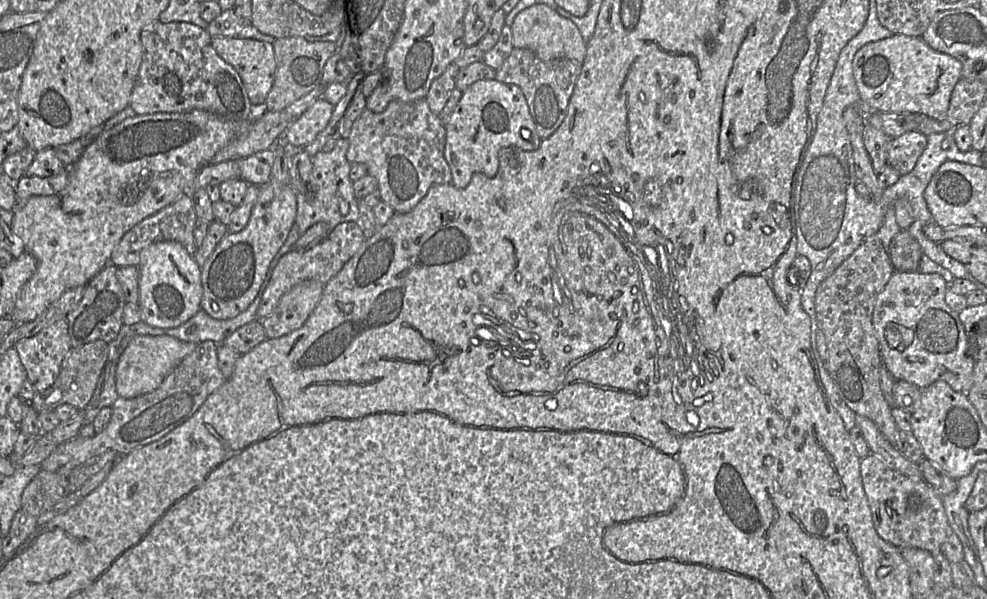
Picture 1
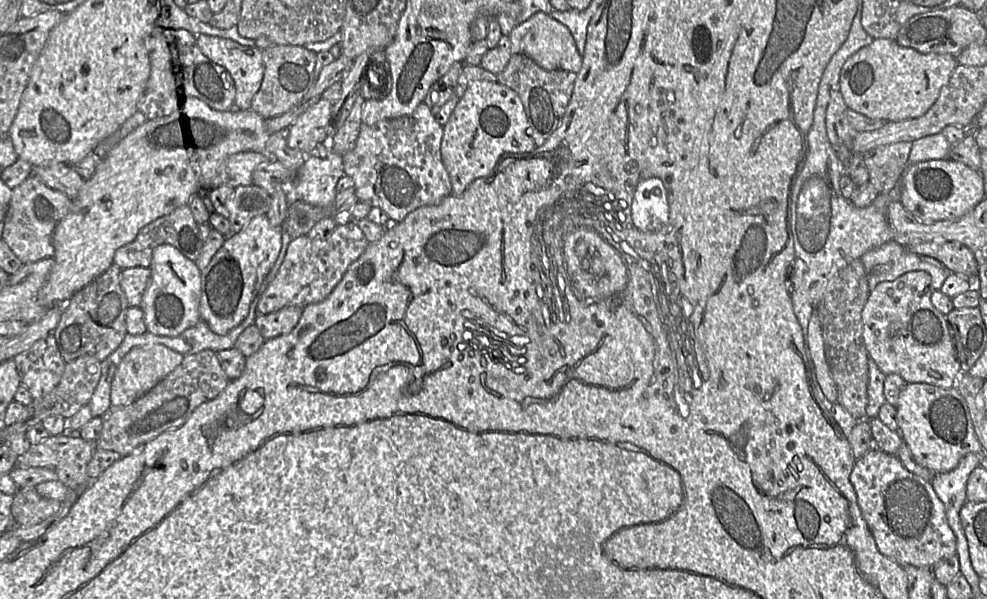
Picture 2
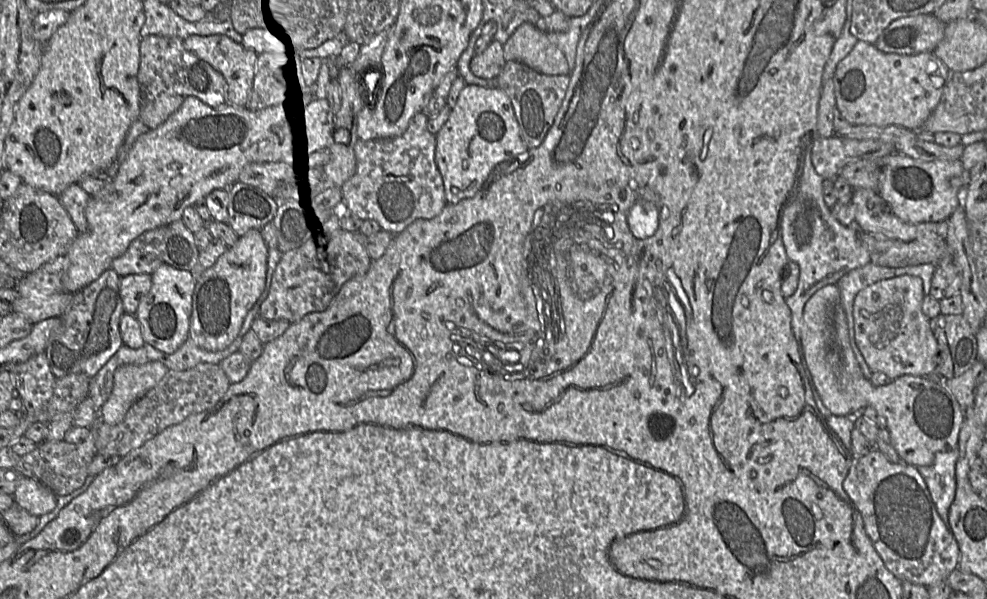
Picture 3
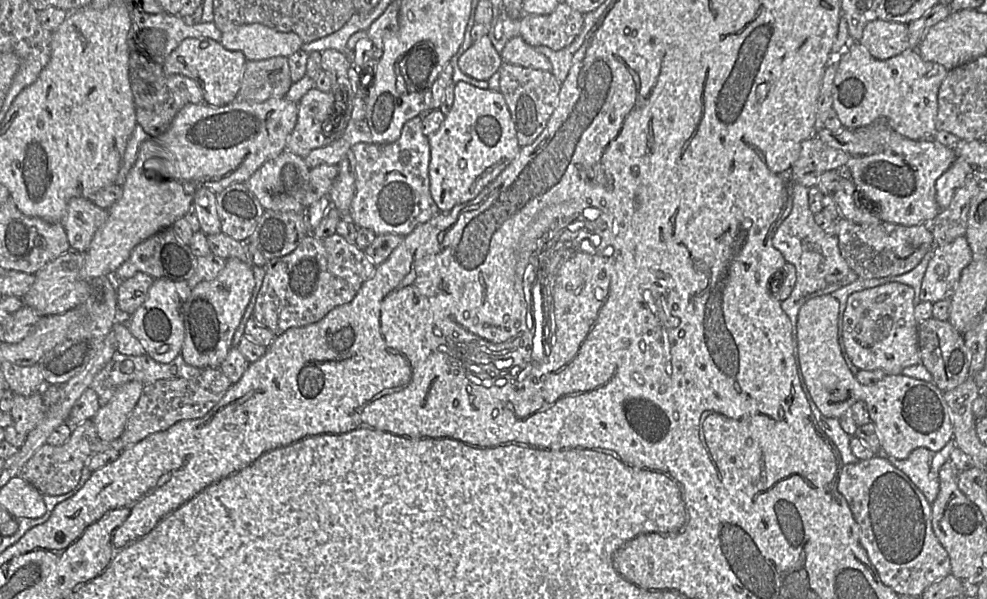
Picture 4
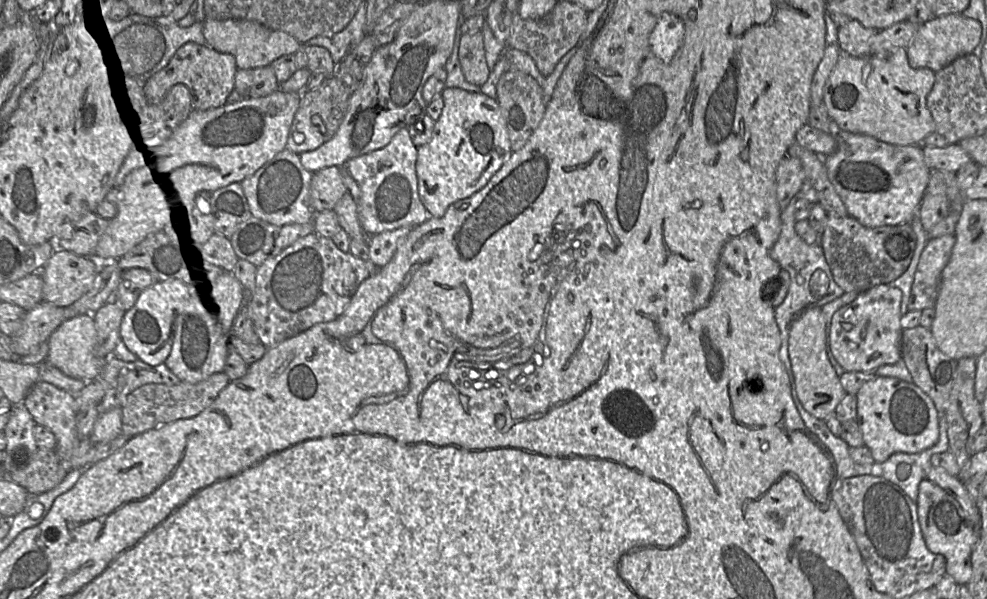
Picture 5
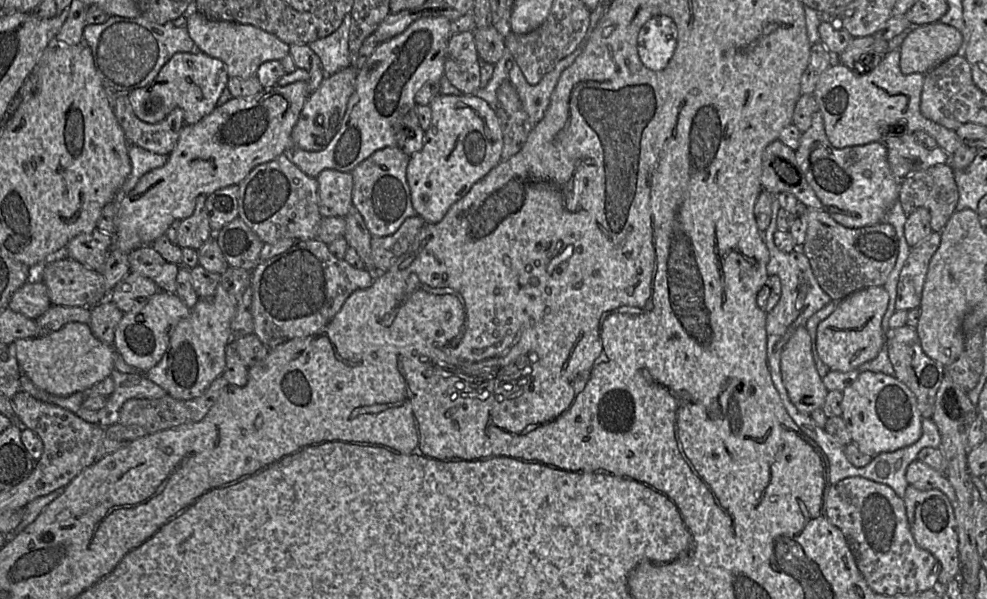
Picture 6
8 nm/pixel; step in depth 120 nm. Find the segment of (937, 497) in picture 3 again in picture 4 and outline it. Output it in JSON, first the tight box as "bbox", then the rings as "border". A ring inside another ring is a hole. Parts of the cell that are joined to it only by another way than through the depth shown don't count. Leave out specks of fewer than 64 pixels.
{"bbox":[890,440,956,503],"border":[[[950,440],[941,450],[935,452],[921,447],[913,450],[907,459],[890,460],[895,467],[903,471],[910,480],[921,490],[927,500],[932,503],[939,493],[939,472],[949,459],[951,451],[956,448],[954,440]]]}

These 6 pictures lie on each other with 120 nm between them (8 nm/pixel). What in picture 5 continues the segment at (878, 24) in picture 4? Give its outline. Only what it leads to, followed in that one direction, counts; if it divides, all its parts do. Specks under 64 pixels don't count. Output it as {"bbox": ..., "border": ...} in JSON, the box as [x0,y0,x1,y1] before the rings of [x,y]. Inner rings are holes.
{"bbox":[837,20,881,57],"border":[[[856,20],[838,27],[837,44],[842,52],[855,57],[870,57],[873,37],[881,30],[862,26]]]}

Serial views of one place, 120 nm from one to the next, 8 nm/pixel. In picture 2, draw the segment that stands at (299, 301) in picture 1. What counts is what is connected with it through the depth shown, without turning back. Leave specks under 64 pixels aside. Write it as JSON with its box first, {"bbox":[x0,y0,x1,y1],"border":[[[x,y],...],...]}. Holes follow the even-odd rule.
{"bbox":[254,306,303,340],"border":[[[287,306],[275,312],[257,315],[254,325],[265,340],[289,333],[297,325],[303,307]]]}

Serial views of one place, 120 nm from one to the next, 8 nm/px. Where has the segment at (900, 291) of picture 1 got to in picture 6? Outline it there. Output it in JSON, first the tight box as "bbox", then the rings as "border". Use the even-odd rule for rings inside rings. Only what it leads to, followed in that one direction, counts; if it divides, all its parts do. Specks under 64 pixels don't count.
{"bbox":[816,286,890,371],"border":[[[883,286],[861,289],[840,300],[835,310],[818,324],[816,352],[831,371],[856,370],[879,354],[886,343],[882,319],[889,299],[890,296]]]}

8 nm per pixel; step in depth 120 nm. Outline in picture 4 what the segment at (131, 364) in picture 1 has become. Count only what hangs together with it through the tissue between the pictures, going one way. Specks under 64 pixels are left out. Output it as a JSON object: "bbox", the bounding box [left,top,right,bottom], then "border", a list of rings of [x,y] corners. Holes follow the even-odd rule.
{"bbox":[92,381,144,441],"border":[[[138,381],[124,383],[115,391],[110,401],[100,407],[92,418],[99,439],[112,441],[122,434],[143,388],[144,384]]]}

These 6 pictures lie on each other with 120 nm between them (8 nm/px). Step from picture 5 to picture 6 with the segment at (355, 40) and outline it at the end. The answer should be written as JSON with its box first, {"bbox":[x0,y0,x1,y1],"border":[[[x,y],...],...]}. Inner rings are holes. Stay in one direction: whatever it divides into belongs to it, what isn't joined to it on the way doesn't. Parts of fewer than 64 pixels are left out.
{"bbox":[308,13,351,75],"border":[[[348,13],[332,34],[308,44],[320,58],[321,69],[326,75],[333,75],[351,64],[348,46],[350,26],[351,16]]]}

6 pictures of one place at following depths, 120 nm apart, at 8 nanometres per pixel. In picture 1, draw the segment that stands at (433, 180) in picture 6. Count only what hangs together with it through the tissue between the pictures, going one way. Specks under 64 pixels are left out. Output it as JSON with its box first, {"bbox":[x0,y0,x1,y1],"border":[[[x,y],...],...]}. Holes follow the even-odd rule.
{"bbox":[444,79,542,189],"border":[[[496,79],[479,80],[470,85],[449,116],[445,129],[444,157],[451,170],[451,184],[457,189],[465,189],[477,172],[487,177],[495,176],[500,166],[501,148],[515,146],[535,151],[542,141],[521,89]]]}

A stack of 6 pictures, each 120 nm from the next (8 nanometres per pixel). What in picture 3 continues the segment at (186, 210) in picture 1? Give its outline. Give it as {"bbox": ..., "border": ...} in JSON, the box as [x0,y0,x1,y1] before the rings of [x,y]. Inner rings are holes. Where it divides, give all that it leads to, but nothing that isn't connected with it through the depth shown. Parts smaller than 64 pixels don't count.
{"bbox":[111,219,200,277],"border":[[[182,219],[146,231],[130,243],[123,255],[113,260],[111,268],[120,277],[132,274],[152,275],[162,264],[168,264],[179,270],[191,271],[198,262],[200,253],[194,237],[194,234],[186,228]]]}

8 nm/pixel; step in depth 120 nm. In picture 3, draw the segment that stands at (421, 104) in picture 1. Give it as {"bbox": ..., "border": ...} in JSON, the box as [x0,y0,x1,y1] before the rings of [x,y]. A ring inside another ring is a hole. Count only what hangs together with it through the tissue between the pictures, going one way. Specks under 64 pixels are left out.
{"bbox":[340,112,447,235],"border":[[[418,112],[411,118],[406,130],[400,136],[372,140],[357,140],[354,146],[354,154],[356,159],[355,173],[340,187],[341,201],[348,213],[354,215],[360,220],[375,220],[376,222],[378,222],[378,224],[383,230],[390,232],[392,235],[396,235],[402,232],[413,221],[417,219],[432,219],[444,209],[444,207],[447,205],[445,199],[444,184],[442,176],[435,162],[436,136],[428,131],[427,121],[428,117],[422,112]]]}

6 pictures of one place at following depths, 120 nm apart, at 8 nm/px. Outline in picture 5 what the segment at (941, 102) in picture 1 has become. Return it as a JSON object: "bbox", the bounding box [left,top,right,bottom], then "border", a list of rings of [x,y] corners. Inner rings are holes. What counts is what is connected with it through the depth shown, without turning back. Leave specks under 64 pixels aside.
{"bbox":[823,48,935,145],"border":[[[898,48],[887,58],[855,57],[842,52],[823,92],[823,103],[830,119],[841,130],[872,136],[879,141],[898,145],[923,145],[924,138],[935,132],[935,122],[926,103],[935,82],[935,72],[910,67],[906,48]]]}

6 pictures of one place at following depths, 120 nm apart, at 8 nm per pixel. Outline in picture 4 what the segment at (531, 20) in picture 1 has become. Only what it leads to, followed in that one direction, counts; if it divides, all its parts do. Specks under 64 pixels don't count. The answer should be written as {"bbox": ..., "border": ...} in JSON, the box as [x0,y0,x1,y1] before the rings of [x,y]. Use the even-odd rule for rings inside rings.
{"bbox":[500,35,552,71],"border":[[[520,35],[510,39],[500,54],[504,64],[544,71],[552,69],[550,60],[526,43]]]}

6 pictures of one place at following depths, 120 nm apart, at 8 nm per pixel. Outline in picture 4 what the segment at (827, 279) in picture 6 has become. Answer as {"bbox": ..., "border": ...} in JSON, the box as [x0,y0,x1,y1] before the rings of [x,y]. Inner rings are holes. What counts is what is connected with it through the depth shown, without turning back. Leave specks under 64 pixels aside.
{"bbox":[838,218,935,279],"border":[[[844,218],[838,221],[838,245],[848,266],[860,279],[898,276],[914,269],[924,256],[935,247],[929,225],[898,225],[882,222],[862,227]]]}

